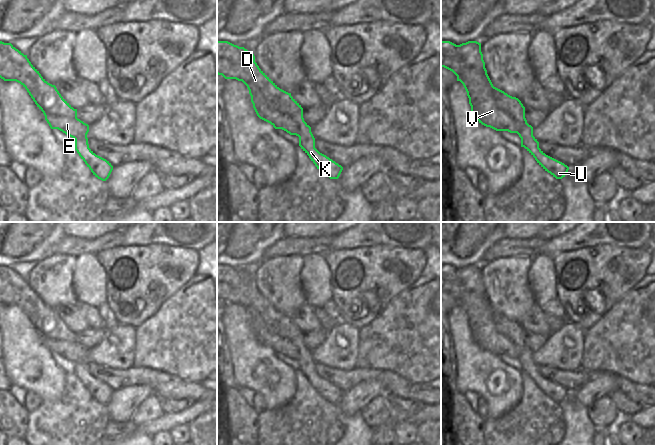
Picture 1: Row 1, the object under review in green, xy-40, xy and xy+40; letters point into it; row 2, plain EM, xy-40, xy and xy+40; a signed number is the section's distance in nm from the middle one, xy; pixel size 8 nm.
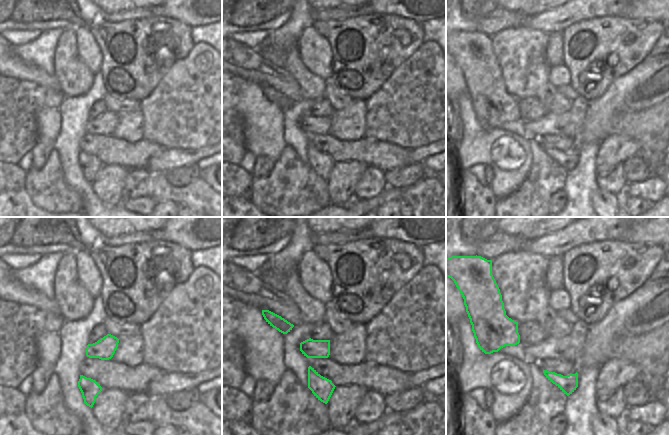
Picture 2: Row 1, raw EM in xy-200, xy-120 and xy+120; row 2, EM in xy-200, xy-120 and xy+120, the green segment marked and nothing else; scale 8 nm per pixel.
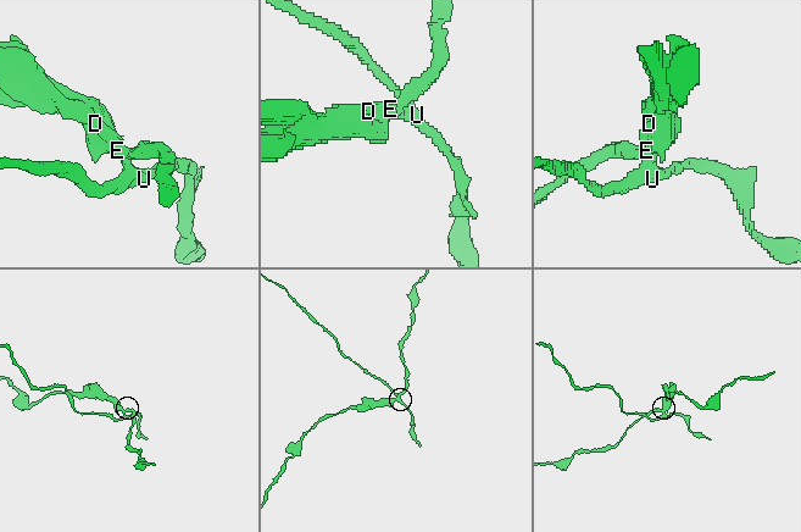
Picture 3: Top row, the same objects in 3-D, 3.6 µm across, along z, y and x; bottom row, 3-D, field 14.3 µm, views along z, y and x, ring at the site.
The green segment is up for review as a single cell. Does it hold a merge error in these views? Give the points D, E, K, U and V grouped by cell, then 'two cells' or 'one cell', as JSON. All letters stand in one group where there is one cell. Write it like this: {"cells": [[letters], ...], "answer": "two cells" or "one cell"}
{"cells": [["D", "E", "V"], ["K", "U"]], "answer": "two cells"}

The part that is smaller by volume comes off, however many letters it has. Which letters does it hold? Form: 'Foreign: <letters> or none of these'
Foreign: K, U

